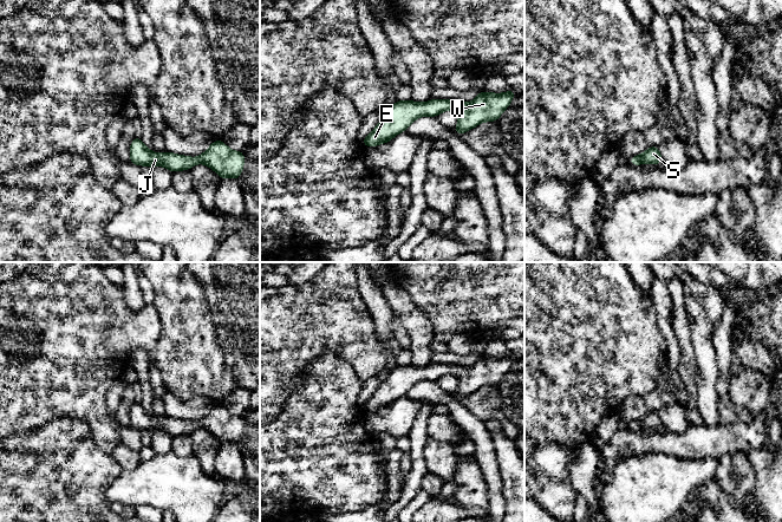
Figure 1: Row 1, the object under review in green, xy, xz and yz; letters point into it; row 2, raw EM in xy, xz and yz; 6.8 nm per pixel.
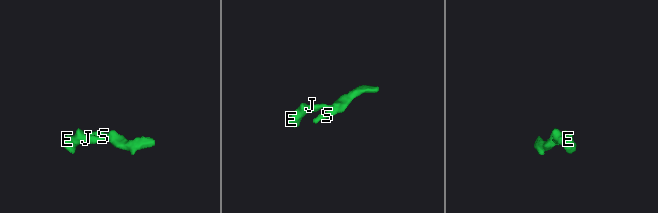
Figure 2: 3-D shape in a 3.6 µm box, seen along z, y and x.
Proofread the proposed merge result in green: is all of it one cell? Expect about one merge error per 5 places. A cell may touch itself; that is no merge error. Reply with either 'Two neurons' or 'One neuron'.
One neuron

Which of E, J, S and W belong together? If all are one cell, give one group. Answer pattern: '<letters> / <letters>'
E J S W

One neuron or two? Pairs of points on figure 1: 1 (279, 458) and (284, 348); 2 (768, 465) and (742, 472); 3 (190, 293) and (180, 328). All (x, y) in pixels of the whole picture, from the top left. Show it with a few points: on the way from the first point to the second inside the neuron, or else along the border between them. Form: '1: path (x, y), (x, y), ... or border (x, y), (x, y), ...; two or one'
1: border (298, 386), (290, 393), (282, 409), (272, 421); two
2: border (747, 452), (747, 459), (754, 475), (754, 496); two
3: path (188, 301), (184, 305), (184, 320); one

